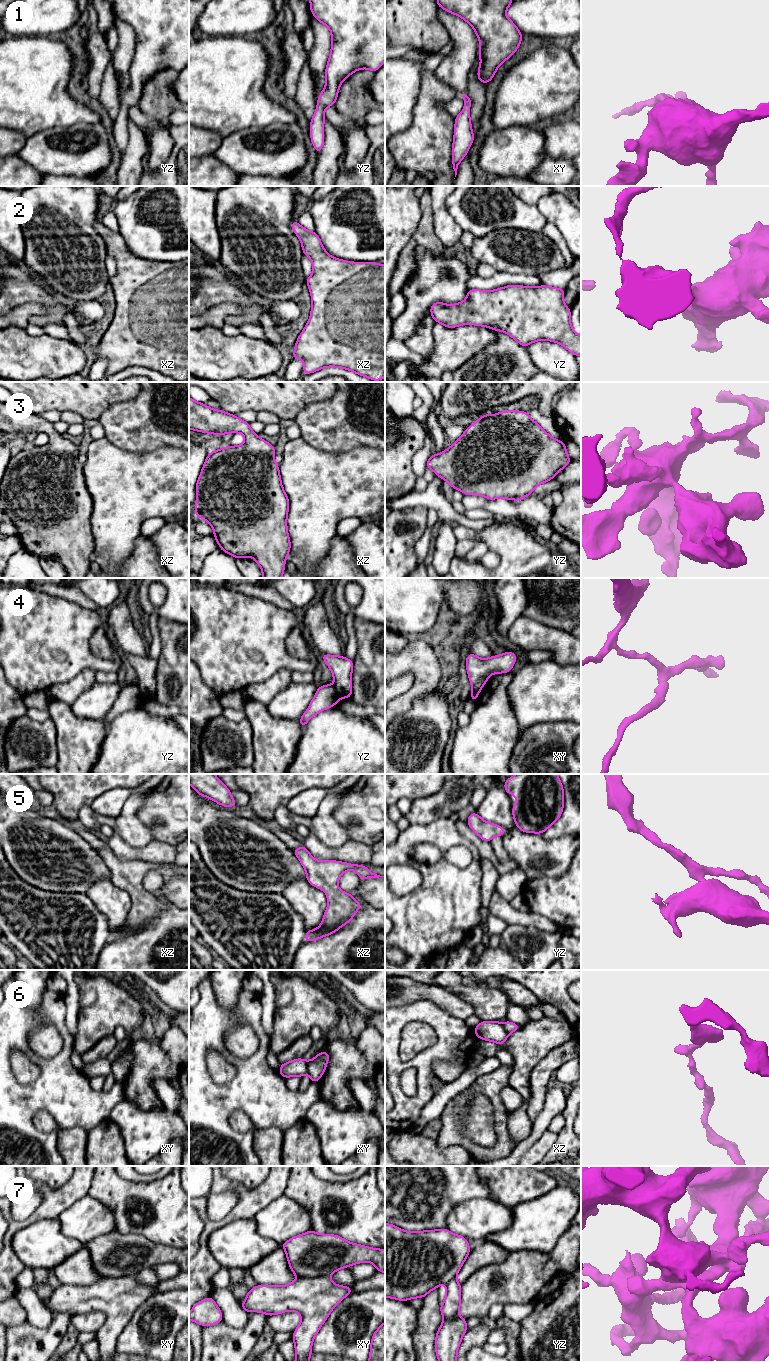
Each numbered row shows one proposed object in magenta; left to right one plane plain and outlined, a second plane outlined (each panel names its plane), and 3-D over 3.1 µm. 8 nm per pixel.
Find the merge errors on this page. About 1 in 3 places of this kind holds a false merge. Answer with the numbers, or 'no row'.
4, 6

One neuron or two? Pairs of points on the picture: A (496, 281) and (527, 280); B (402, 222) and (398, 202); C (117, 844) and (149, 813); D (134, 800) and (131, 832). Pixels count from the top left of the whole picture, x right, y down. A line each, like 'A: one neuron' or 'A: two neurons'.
A: one neuron
B: one neuron
C: two neurons
D: one neuron

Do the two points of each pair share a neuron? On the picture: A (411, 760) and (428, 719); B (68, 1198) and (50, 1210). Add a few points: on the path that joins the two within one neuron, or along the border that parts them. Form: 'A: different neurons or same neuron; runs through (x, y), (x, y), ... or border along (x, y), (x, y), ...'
A: same neuron; runs through (411, 750), (413, 743), (425, 729)
B: same neuron; runs through (64, 1198), (54, 1206)

